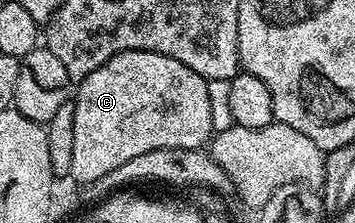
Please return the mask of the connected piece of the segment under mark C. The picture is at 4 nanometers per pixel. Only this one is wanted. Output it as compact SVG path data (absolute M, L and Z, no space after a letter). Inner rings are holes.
M130 50L115 54L101 68L89 72L78 83L73 94L73 126L77 126L77 136L73 136L73 164L70 181L86 184L93 180L101 180L113 168L121 168L125 160L133 160L133 156L142 156L145 152L153 152L157 148L193 148L198 150L208 145L212 137L211 109L209 108L209 92L207 79L193 68L185 68L181 60L173 60L169 56L161 56L157 52ZM89 126L91 130L85 132Z

